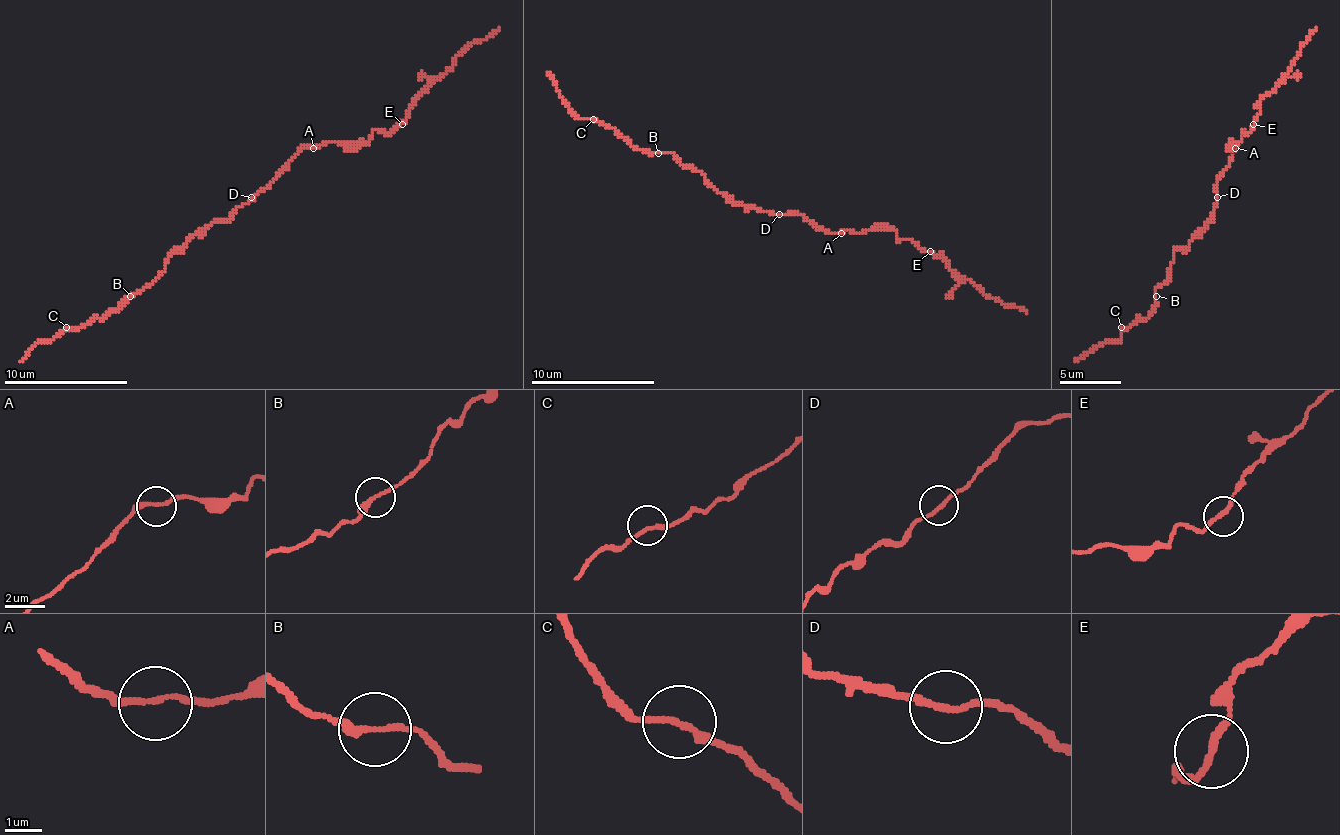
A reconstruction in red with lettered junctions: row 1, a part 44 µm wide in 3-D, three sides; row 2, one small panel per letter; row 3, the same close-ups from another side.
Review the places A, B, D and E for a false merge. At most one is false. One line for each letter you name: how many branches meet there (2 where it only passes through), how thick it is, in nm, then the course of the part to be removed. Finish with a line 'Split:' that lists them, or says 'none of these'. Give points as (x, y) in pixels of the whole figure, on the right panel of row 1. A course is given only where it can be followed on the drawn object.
B: branches 2; calibre 200 nm; course (1155, 296), (1152, 312), (1121, 337), (1075, 361)
Split: B

